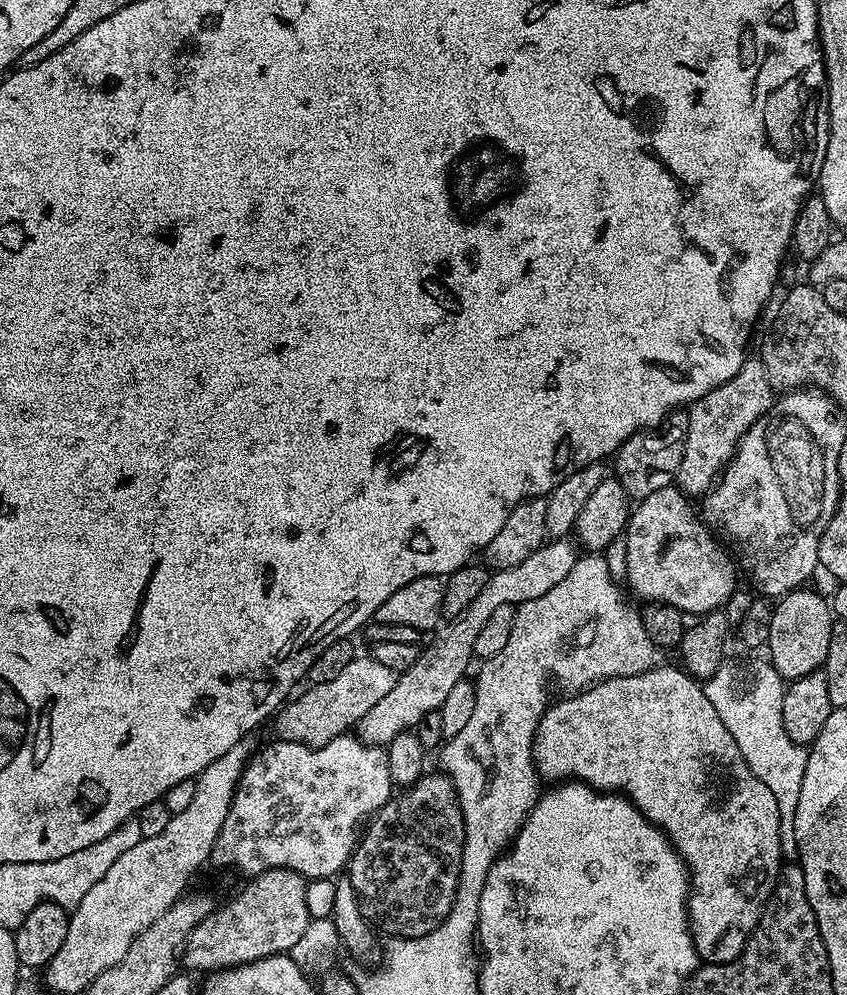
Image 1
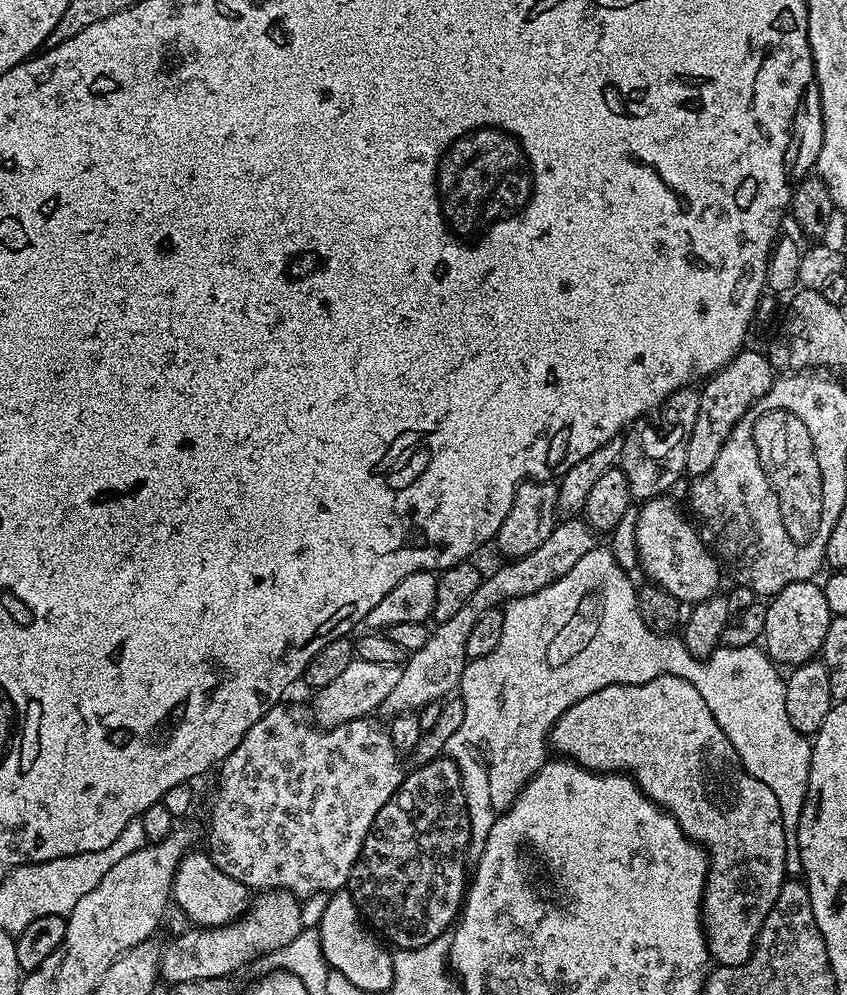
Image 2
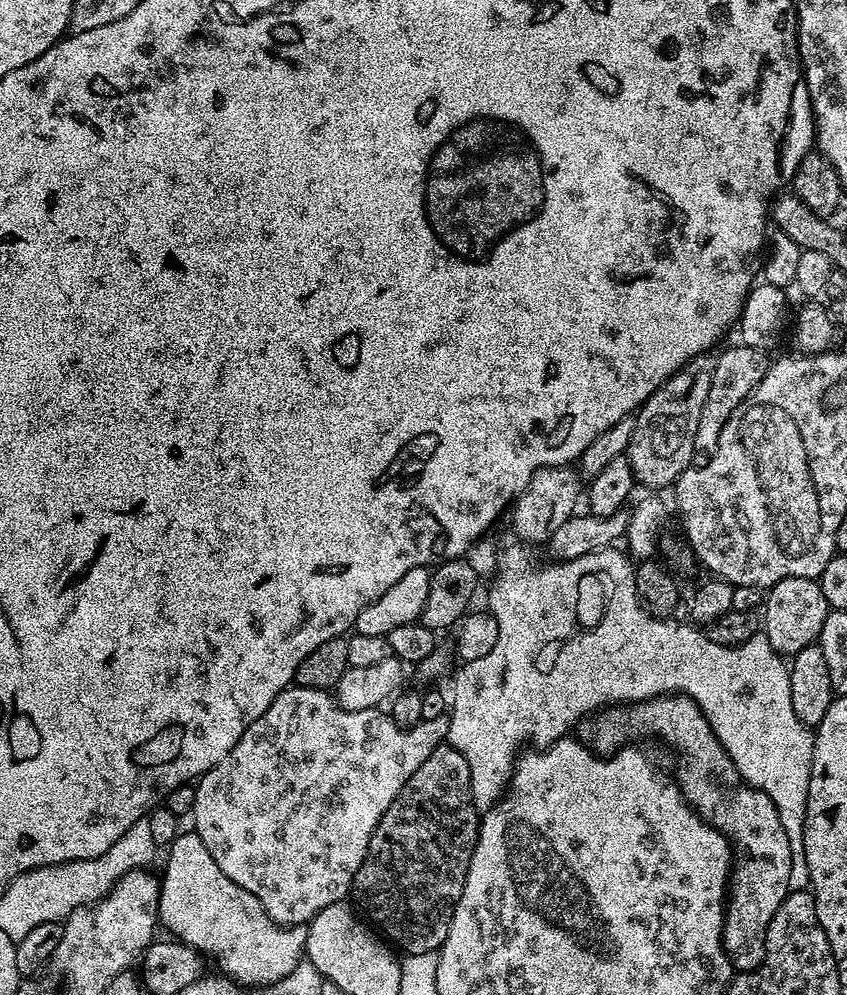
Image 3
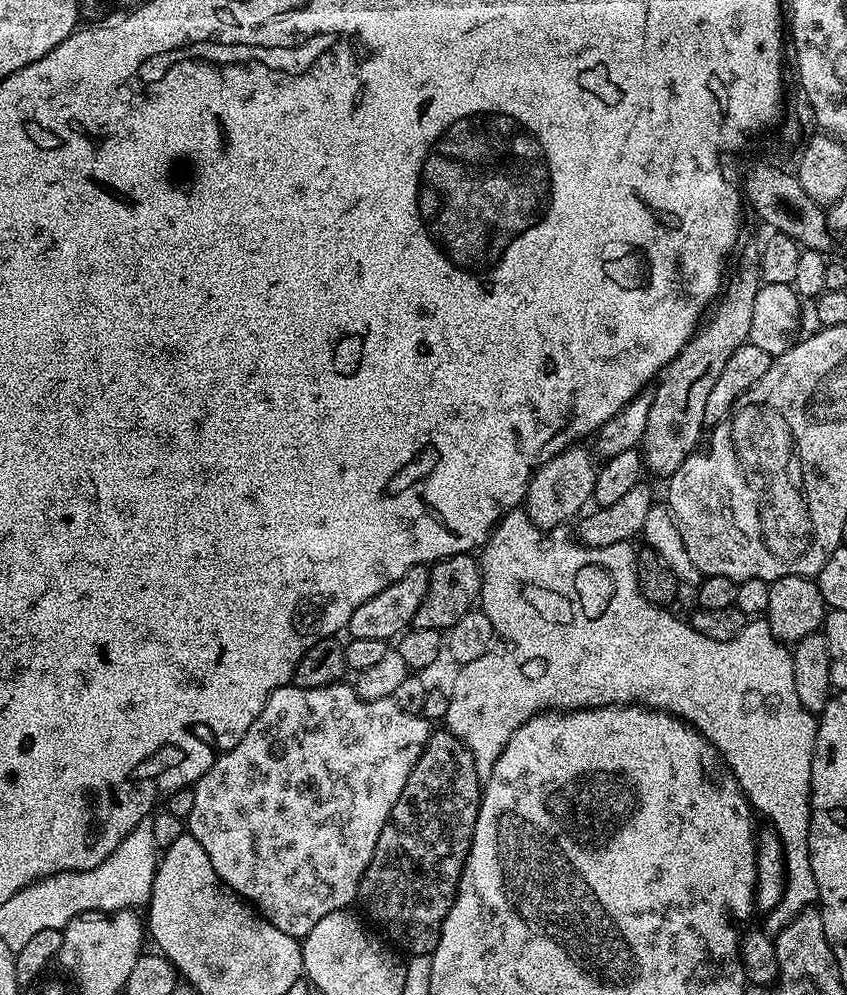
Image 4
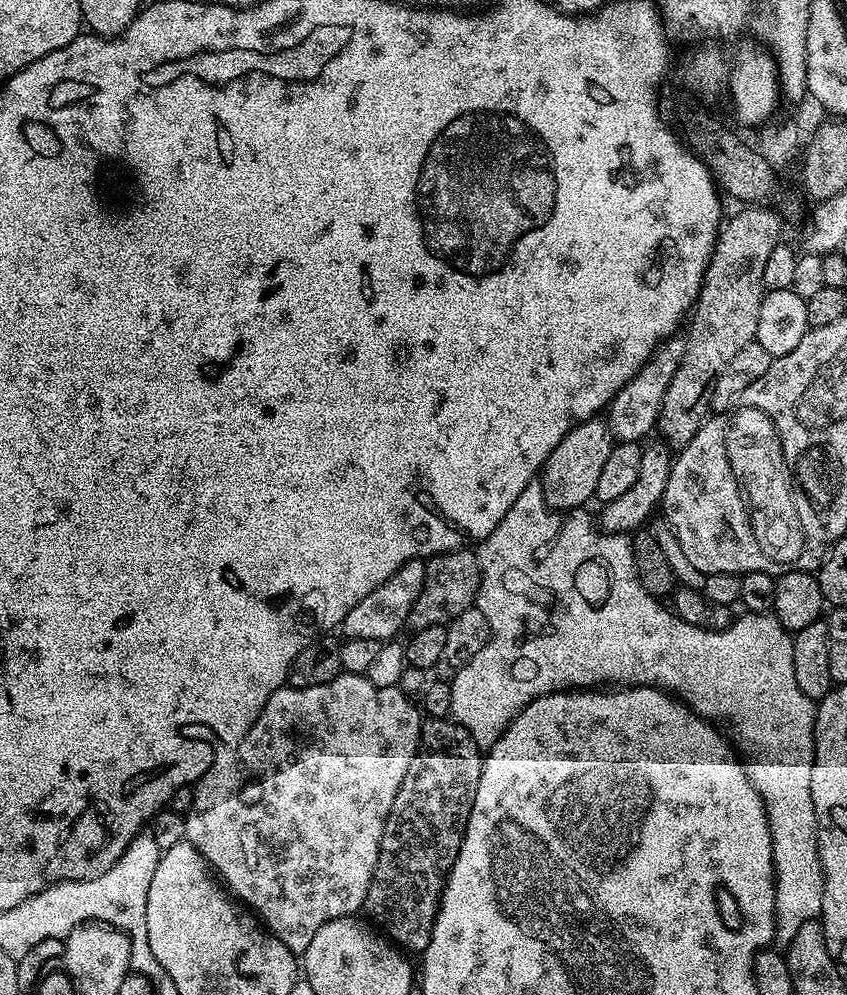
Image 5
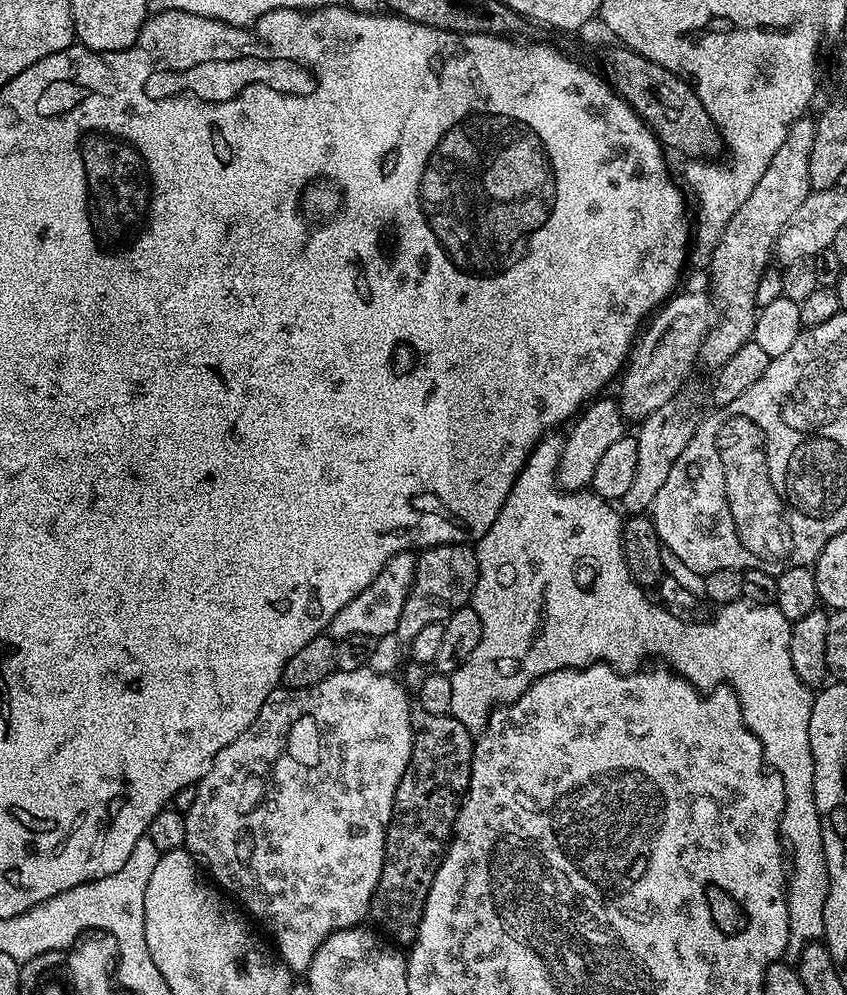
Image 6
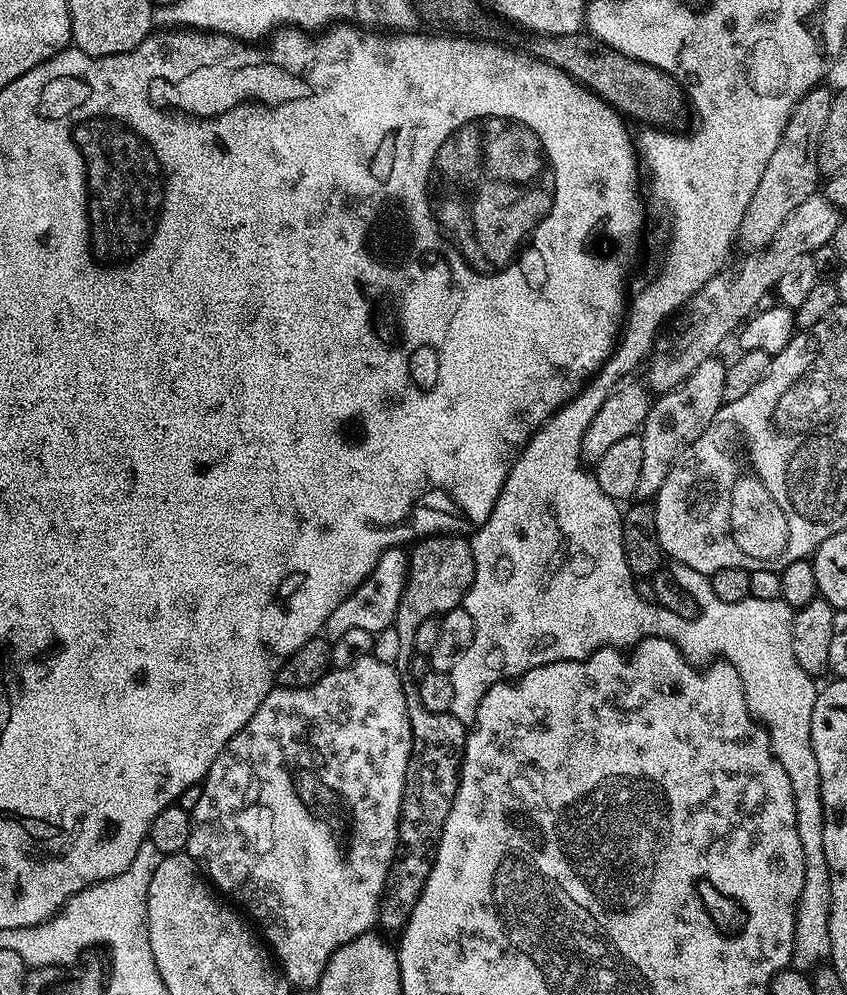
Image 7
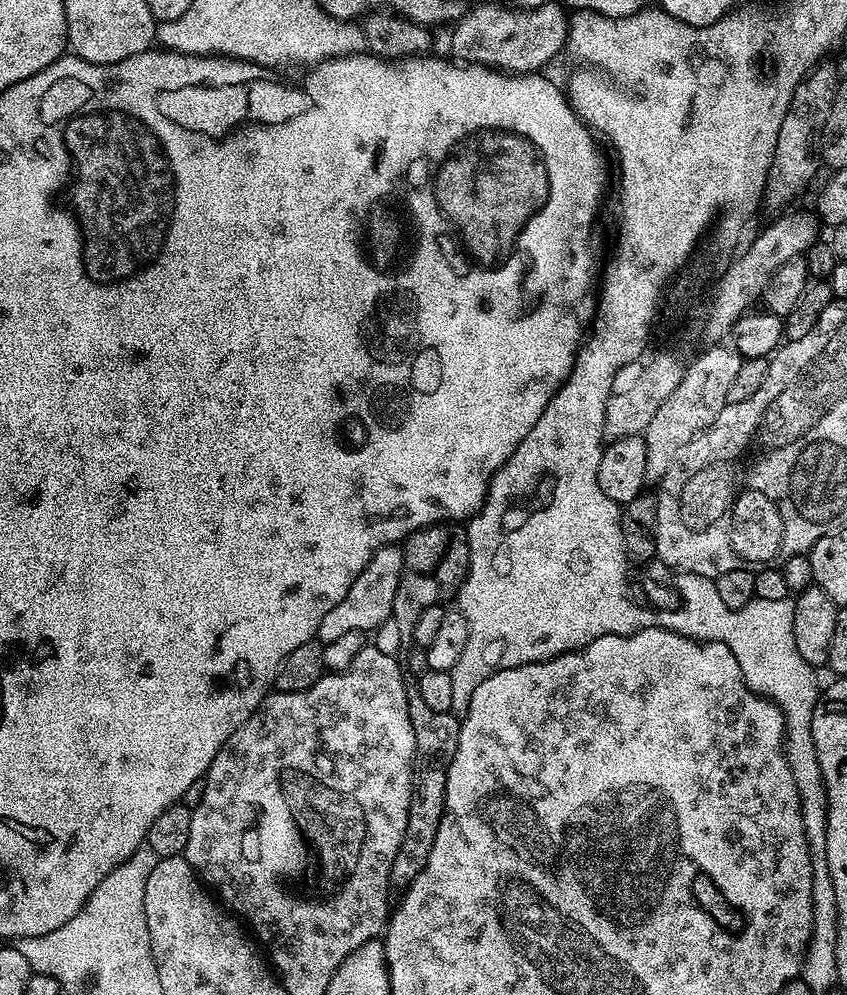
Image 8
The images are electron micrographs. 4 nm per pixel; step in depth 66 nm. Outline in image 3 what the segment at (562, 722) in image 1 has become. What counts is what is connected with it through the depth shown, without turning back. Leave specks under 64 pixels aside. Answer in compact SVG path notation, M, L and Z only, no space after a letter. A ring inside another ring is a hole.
M673 694L657 696L654 700L629 702L623 706L608 706L597 711L587 724L587 743L597 754L619 752L621 748L639 741L636 740L639 736L657 736L680 755L680 765L677 766L676 772L674 771L674 779L680 786L680 793L684 795L685 802L705 822L719 830L732 845L732 871L724 909L724 948L728 951L728 958L736 972L752 972L759 968L764 963L766 954L766 930L770 926L770 918L774 918L778 906L782 906L790 891L788 883L792 855L786 829L782 827L782 818L778 818L778 806L774 806L774 802L770 802L770 798L762 794L762 790L750 787L740 777L730 754L726 754L714 730L710 730L710 722L706 722L702 710L689 696Z

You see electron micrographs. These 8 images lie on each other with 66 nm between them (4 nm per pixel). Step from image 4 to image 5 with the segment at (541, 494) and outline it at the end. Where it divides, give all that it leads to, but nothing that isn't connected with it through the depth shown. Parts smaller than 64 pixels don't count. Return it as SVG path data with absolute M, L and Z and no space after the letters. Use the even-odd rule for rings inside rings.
M603 419L584 420L578 426L571 428L566 438L562 438L558 446L554 446L538 476L540 490L549 508L580 510L585 507L584 503L588 499L591 501L595 497L598 477L602 474L606 458L610 458L613 443L614 437Z

